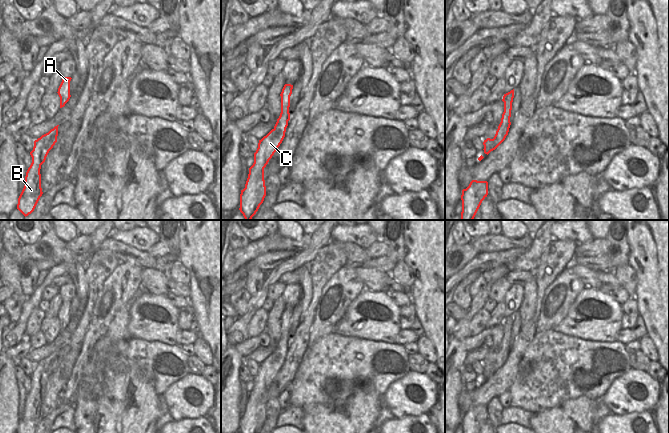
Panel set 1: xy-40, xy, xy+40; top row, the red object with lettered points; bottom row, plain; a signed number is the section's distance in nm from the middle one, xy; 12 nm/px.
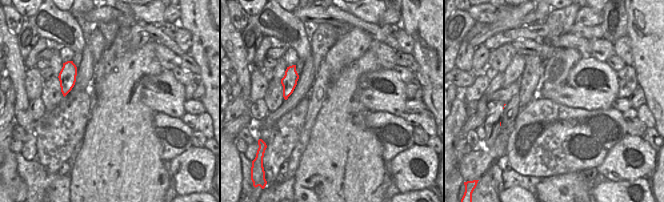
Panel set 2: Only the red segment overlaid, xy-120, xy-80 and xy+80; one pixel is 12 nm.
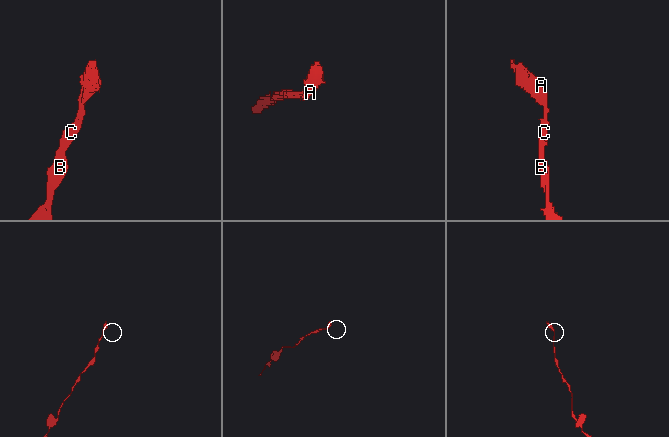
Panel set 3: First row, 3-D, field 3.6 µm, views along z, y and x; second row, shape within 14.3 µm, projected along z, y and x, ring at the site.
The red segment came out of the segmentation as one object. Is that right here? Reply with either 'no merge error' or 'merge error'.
no merge error

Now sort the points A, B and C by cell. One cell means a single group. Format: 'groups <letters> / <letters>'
groups A B C

